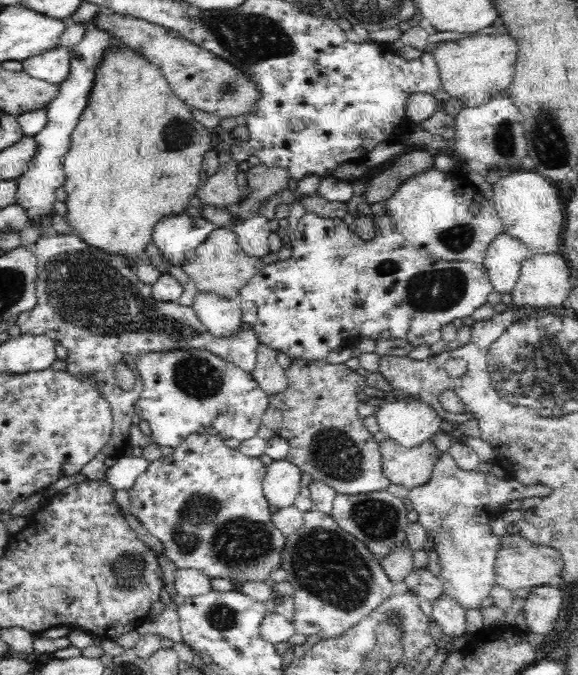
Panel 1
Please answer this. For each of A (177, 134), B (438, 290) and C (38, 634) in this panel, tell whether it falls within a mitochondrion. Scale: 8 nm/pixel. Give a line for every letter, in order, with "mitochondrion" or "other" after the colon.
A: mitochondrion
B: mitochondrion
C: other

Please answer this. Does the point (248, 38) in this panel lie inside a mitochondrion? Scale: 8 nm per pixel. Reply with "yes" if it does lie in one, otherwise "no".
yes

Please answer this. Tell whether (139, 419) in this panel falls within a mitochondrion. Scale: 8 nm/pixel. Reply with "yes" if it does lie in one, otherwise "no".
no

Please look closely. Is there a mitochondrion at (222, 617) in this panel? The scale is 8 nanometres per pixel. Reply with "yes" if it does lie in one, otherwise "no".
yes

